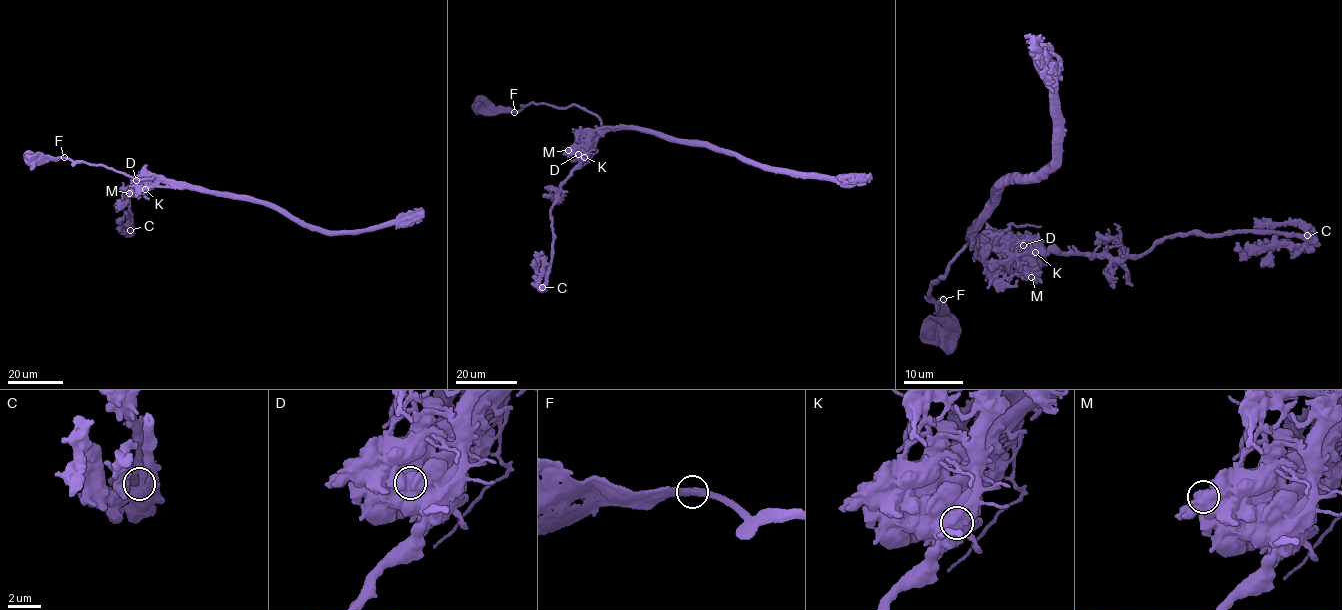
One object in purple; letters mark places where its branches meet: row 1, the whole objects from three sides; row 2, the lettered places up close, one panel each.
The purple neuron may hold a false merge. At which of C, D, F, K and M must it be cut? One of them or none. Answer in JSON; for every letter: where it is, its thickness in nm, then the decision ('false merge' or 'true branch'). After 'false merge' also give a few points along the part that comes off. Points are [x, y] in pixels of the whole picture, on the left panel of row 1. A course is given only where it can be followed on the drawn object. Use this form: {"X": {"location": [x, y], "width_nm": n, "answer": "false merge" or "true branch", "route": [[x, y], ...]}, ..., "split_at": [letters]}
{"C": {"location": [130, 230], "width_nm": 550, "answer": "true branch"}, "D": {"location": [136, 180], "width_nm": 1350, "answer": "true branch"}, "F": {"location": [64, 157], "width_nm": 440, "answer": "true branch"}, "K": {"location": [145, 189], "width_nm": 1350, "answer": "false merge", "route": [[145, 189], [148, 188], [149, 175], [155, 175], [140, 180], [103, 166], [64, 158], [24, 158]]}, "M": {"location": [129, 193], "width_nm": 700, "answer": "true branch"}, "split_at": ["K"]}

